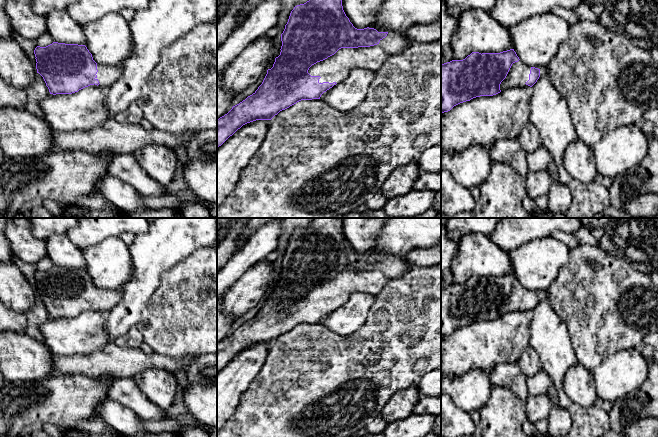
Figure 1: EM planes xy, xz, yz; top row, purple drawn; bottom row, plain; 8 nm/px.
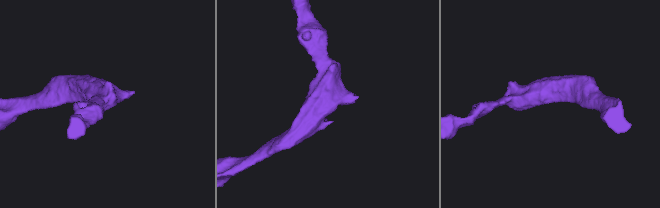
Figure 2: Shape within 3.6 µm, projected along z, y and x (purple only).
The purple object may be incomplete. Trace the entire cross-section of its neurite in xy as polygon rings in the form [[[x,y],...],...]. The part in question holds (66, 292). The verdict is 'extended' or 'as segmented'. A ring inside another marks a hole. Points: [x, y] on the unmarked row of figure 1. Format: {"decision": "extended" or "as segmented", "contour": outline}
{"decision": "extended", "contour": [[[53,266],[34,274],[36,293],[50,318],[72,318],[85,311],[106,313],[121,298],[119,290],[97,288],[85,269]]]}

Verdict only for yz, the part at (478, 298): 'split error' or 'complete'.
split error

